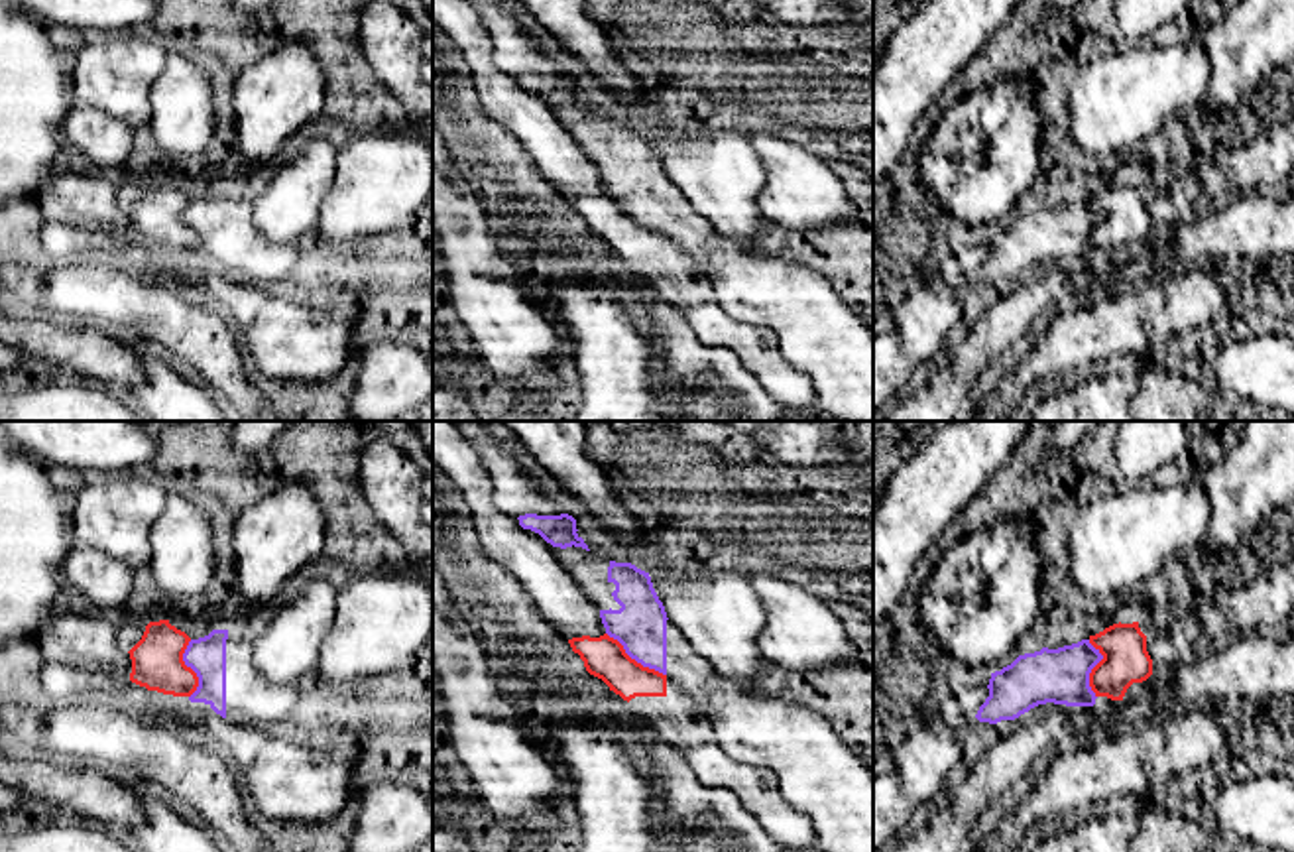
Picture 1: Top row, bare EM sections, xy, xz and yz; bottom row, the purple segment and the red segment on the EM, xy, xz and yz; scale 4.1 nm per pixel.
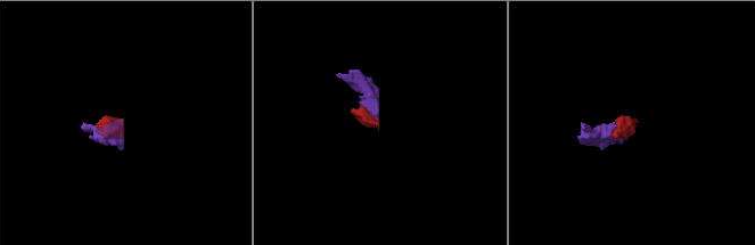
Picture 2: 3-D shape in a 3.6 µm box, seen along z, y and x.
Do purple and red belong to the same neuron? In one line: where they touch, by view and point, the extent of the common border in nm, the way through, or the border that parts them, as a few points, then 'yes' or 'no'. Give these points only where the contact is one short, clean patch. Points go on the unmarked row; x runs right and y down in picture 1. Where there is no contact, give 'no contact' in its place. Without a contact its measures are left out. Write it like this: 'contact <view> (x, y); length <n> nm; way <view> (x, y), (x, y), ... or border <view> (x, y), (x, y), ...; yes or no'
contact xz (636, 219); length 300 nm; border xz (606, 191), (632, 217), (665, 235); no

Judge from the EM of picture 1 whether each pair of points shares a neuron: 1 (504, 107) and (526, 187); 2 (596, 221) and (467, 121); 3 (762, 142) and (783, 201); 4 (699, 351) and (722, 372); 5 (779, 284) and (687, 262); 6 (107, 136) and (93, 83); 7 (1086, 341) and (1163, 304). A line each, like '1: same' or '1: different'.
1: different
2: different
3: same
4: same
5: different
6: different
7: different

